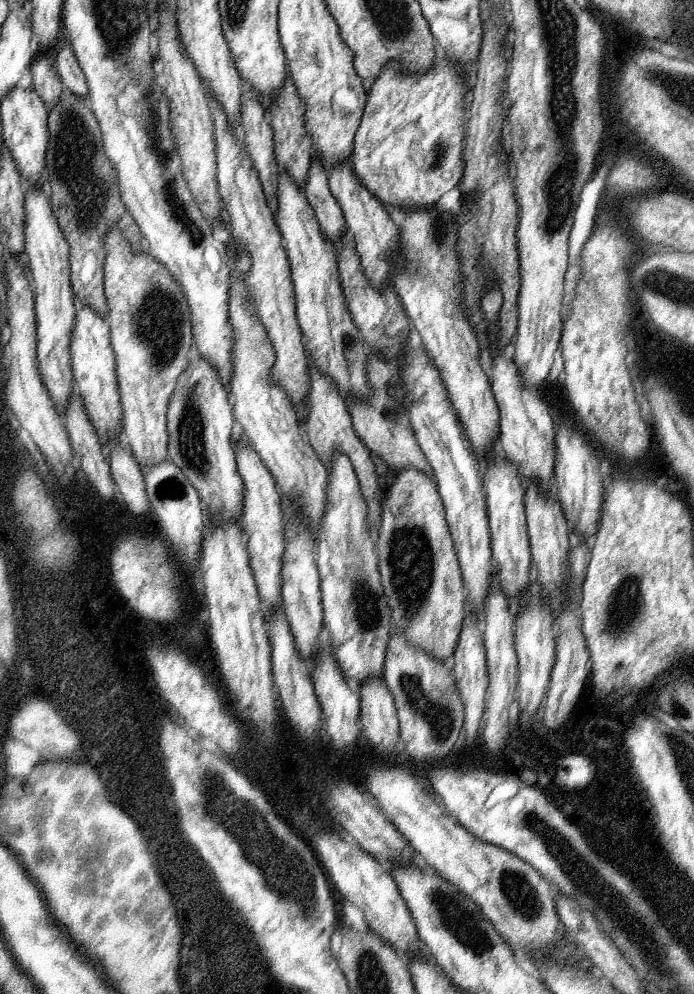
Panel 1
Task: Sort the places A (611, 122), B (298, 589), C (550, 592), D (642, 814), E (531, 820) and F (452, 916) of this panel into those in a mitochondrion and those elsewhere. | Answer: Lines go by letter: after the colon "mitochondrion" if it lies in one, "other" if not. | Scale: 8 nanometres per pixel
A: other
B: other
C: other
D: other
E: other
F: mitochondrion

